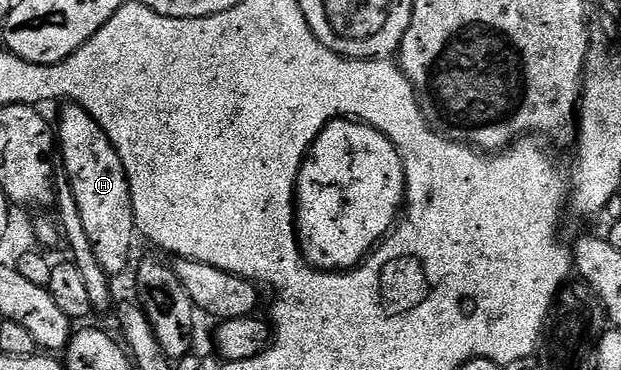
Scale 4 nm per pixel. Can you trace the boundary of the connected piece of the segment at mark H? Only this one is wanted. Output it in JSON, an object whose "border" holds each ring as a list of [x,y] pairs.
{"border":[[[69,102],[60,111],[58,123],[58,159],[64,162],[63,174],[68,176],[82,213],[82,225],[92,246],[98,265],[109,277],[117,277],[128,267],[132,255],[132,235],[137,234],[130,185],[126,169],[104,130],[77,103]]]}

